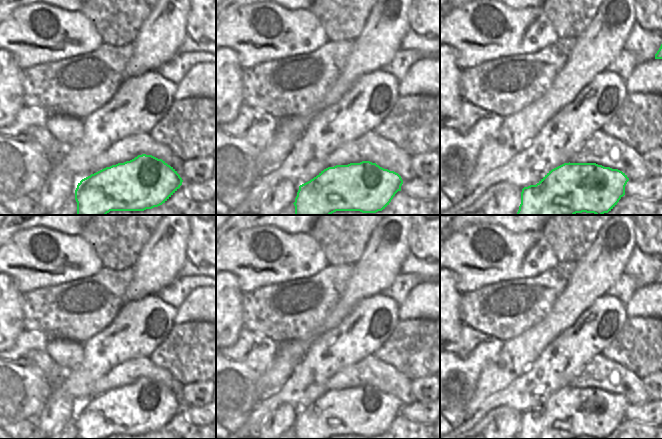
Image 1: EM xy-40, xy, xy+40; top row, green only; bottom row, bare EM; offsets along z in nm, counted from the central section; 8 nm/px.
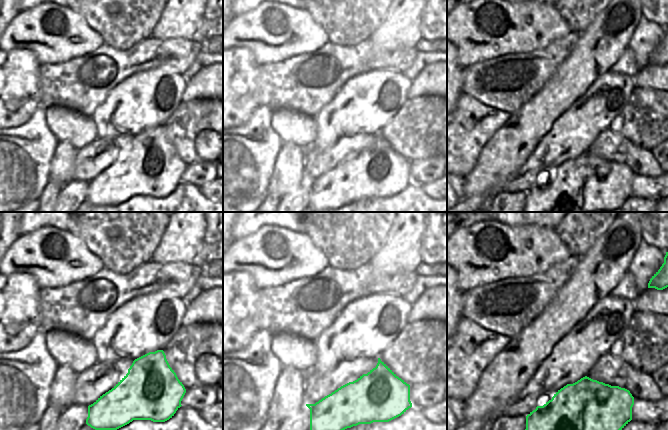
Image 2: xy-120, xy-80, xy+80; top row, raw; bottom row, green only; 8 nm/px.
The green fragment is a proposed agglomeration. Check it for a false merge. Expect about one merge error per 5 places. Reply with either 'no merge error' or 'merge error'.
no merge error

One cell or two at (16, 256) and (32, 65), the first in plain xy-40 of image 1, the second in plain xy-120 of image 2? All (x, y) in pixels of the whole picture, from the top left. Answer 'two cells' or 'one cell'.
two cells

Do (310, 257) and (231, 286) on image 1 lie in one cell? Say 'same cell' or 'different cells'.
different cells

